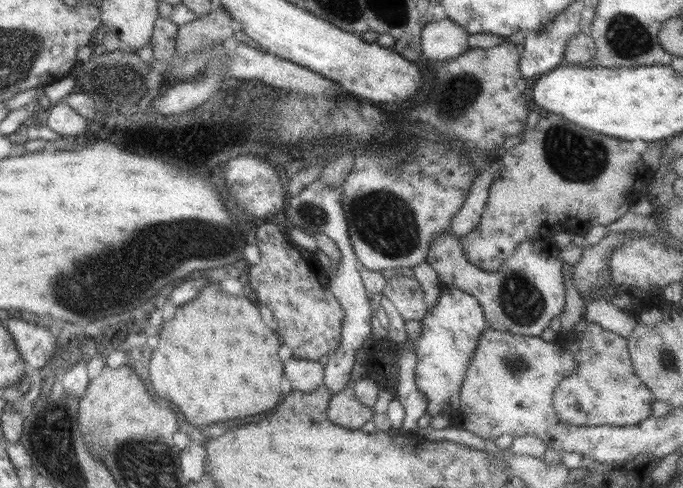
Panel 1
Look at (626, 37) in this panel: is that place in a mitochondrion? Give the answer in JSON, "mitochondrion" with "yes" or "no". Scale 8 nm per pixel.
{"mitochondrion":"yes"}

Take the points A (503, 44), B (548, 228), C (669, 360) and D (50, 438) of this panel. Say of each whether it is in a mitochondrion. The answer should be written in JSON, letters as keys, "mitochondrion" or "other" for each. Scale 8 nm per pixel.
{"A":"other","B":"other","C":"mitochondrion","D":"mitochondrion"}

